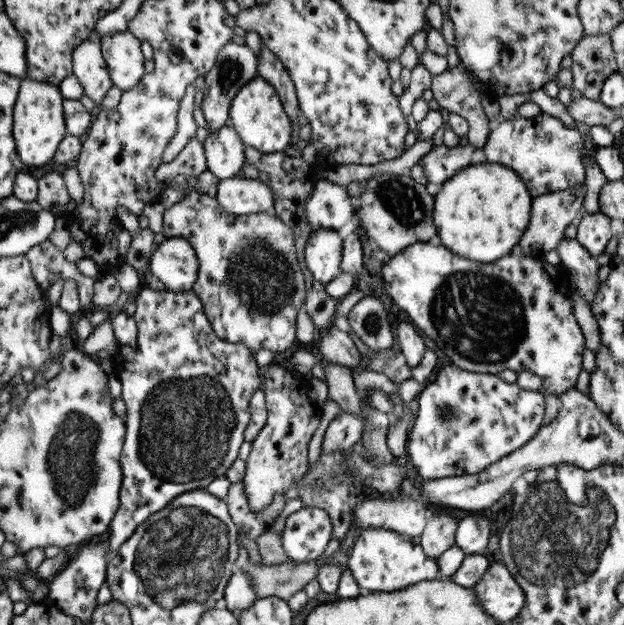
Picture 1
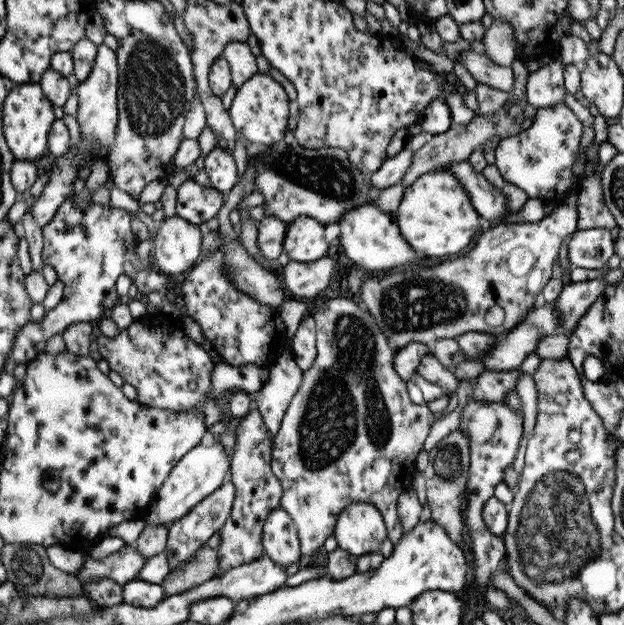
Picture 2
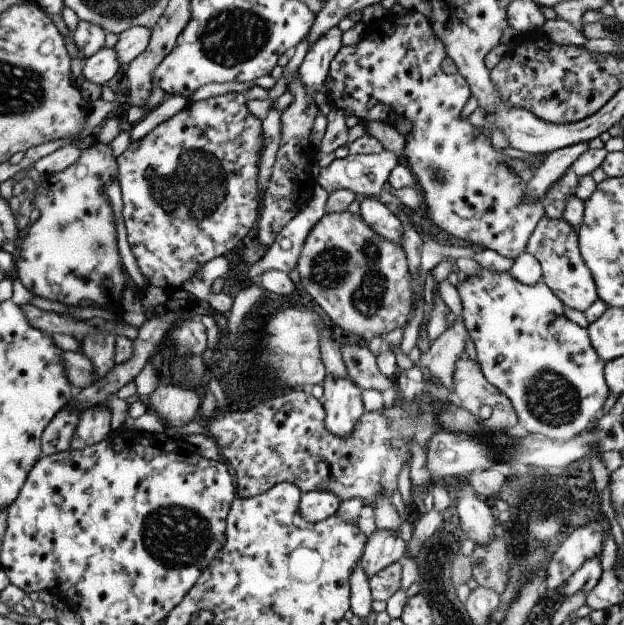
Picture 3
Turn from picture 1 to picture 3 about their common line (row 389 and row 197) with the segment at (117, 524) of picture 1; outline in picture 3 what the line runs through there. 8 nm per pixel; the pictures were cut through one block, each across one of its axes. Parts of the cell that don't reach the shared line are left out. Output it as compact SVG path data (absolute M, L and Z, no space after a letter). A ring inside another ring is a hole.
M230 92L191 103L187 101L185 108L181 112L177 112L175 116L171 115L165 122L161 122L159 126L155 126L143 138L131 140L125 150L121 151L121 154L116 158L118 172L116 179L120 188L122 200L121 218L123 218L123 224L126 227L127 244L129 244L131 254L135 258L139 272L149 282L148 285L151 284L155 288L161 288L167 294L171 291L181 289L181 284L185 283L185 280L189 280L208 260L236 252L241 248L243 246L241 242L243 236L253 228L255 220L258 219L257 162L259 162L261 148L263 148L263 138L261 138L261 121L257 120L247 110L245 101L246 98L243 92Z

